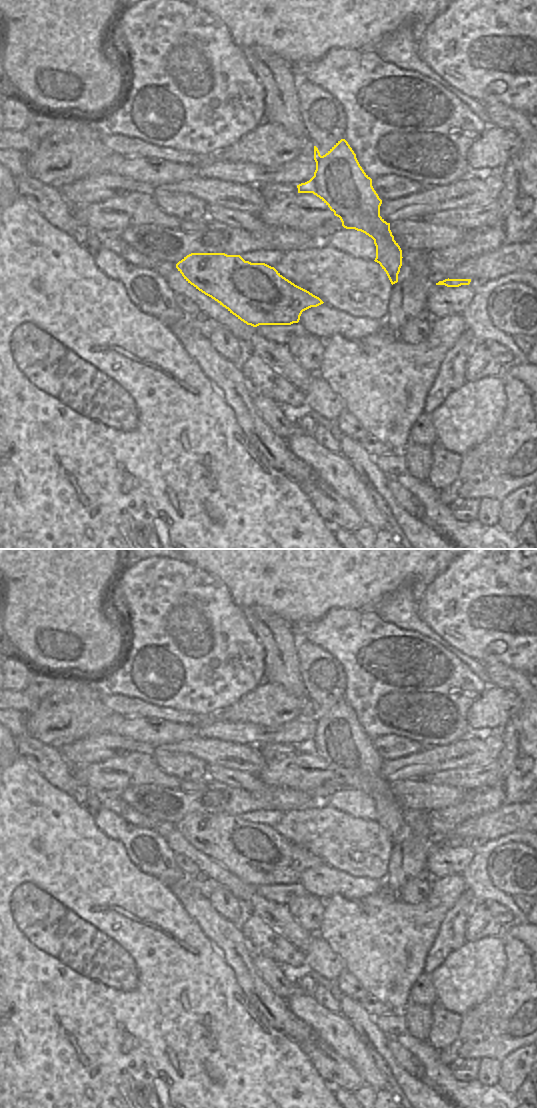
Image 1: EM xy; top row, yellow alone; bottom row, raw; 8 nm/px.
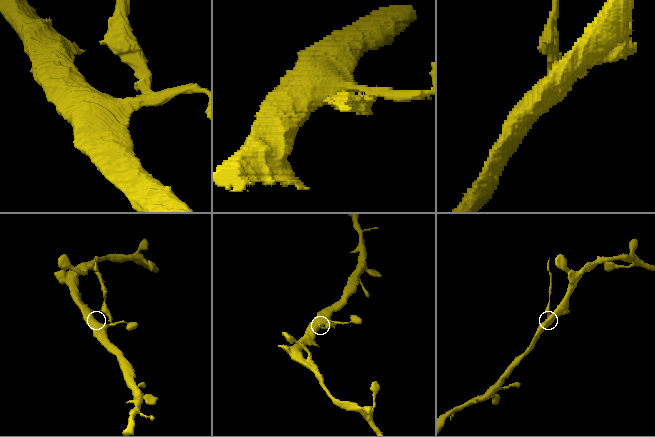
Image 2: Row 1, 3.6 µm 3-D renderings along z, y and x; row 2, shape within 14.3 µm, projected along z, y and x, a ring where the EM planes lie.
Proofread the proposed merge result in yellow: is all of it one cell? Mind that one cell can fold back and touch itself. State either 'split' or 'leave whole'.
split

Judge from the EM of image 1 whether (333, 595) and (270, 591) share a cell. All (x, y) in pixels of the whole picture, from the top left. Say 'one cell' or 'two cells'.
one cell

